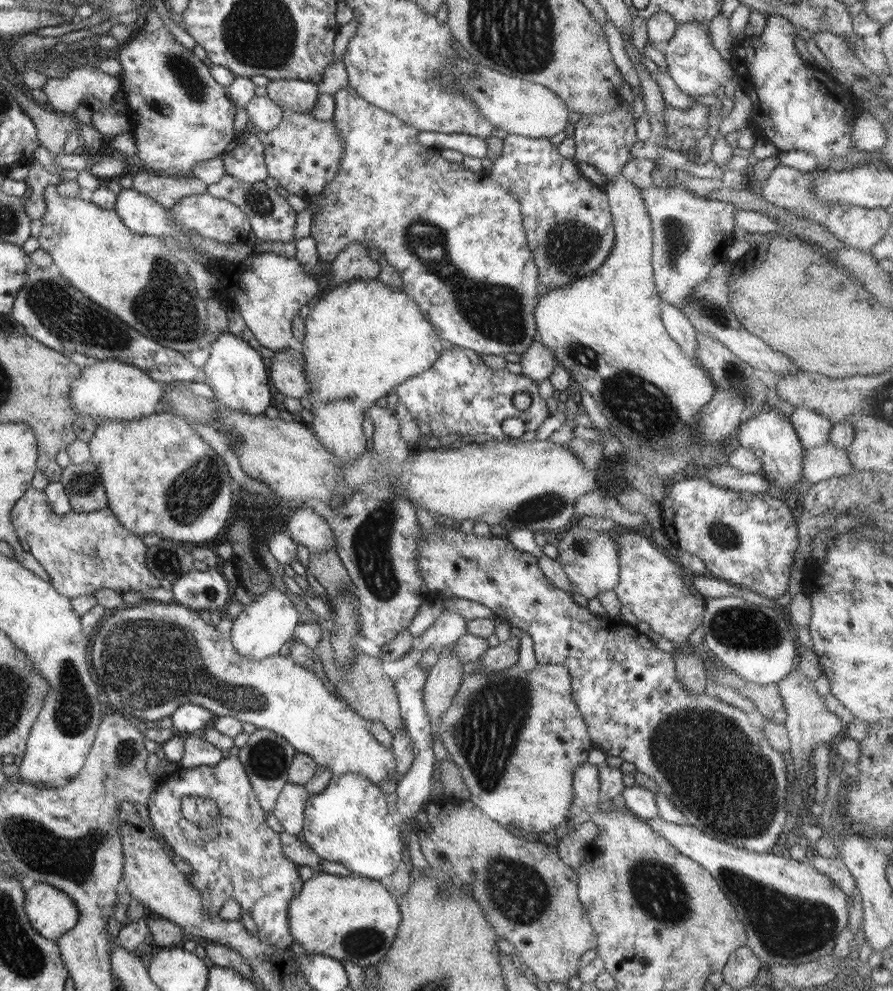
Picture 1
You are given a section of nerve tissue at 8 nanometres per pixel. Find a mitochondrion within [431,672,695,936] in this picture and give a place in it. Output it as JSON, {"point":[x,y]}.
{"point":[487,732]}

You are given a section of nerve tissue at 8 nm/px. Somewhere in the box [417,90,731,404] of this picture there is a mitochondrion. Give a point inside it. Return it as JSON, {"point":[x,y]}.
{"point":[569,247]}

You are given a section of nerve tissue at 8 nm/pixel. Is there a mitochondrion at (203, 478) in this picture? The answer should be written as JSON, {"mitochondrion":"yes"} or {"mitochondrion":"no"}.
{"mitochondrion":"yes"}

